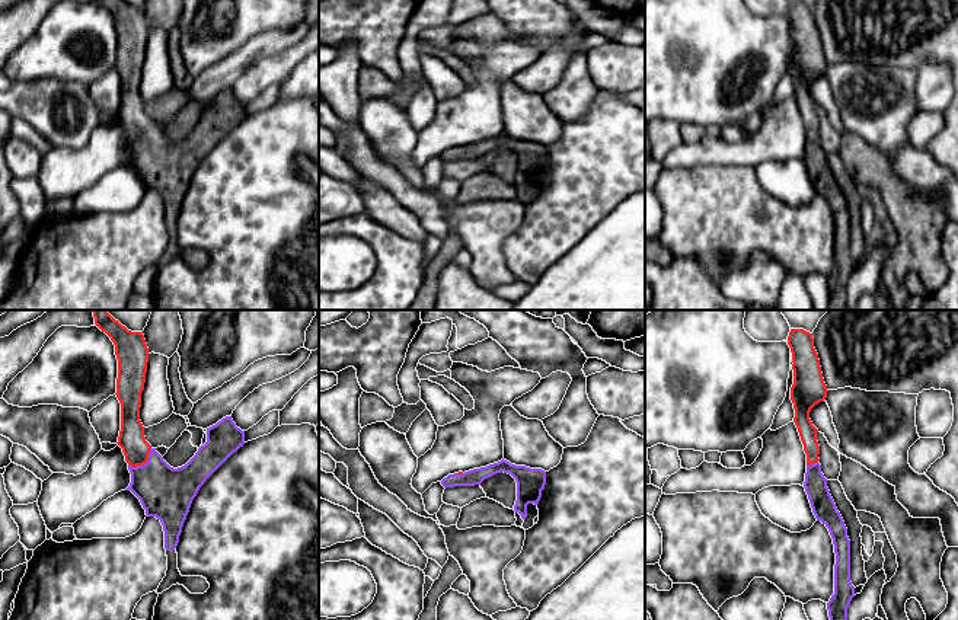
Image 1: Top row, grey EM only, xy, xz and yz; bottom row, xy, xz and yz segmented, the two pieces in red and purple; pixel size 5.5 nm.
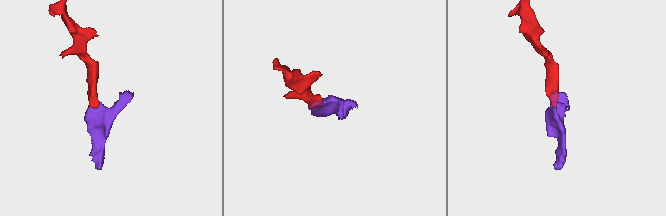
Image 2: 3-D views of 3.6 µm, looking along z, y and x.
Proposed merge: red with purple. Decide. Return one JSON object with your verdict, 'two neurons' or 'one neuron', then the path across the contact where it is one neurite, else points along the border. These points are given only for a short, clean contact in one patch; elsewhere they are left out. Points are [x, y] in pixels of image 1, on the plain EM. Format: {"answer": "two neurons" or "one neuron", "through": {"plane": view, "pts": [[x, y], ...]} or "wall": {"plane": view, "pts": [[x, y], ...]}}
{"answer": "one neuron", "through": {"plane": "xy", "pts": [[131, 112], [143, 138], [165, 166]]}}

